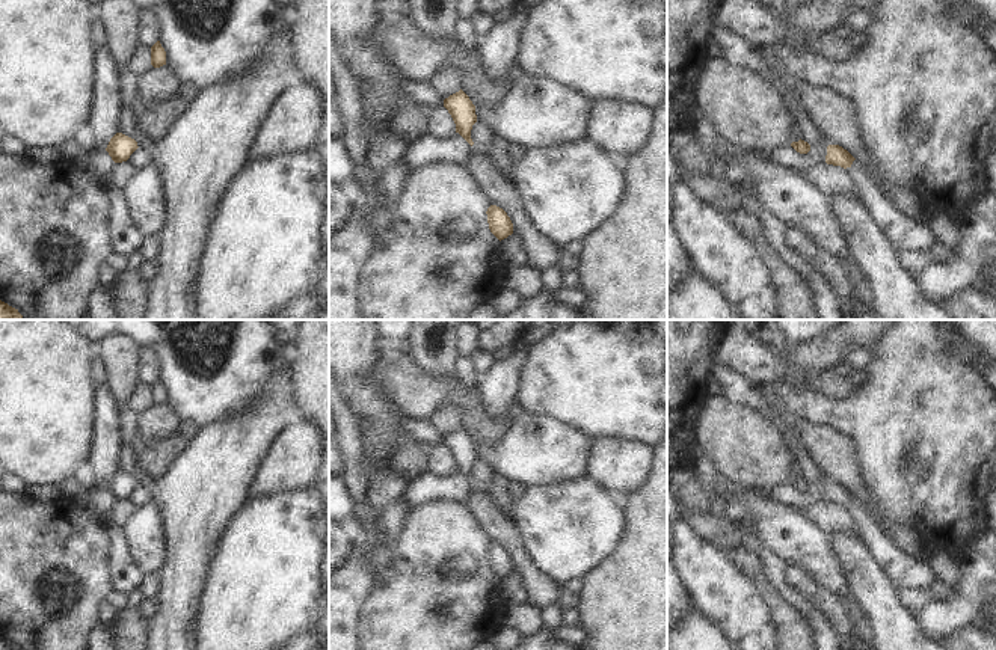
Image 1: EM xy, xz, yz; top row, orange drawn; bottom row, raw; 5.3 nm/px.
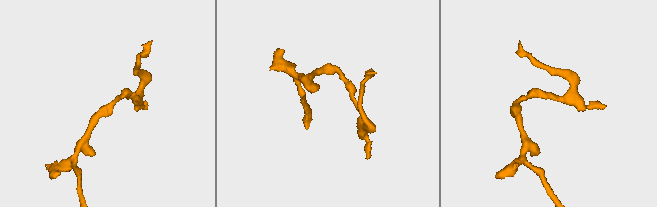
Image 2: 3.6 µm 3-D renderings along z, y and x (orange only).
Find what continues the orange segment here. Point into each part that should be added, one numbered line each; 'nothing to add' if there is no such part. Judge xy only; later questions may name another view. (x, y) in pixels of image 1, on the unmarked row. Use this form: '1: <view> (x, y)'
nothing to add

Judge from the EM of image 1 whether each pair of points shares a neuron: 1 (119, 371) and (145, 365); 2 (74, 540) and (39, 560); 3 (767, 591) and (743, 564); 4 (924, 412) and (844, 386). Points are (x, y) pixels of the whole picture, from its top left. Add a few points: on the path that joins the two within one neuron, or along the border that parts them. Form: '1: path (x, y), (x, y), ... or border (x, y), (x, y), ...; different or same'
1: border (141, 347), (138, 382); different
2: path (65, 549), (55, 560), (49, 560); same
3: path (762, 585), (749, 570); same
4: border (862, 386), (845, 398), (823, 397); different

